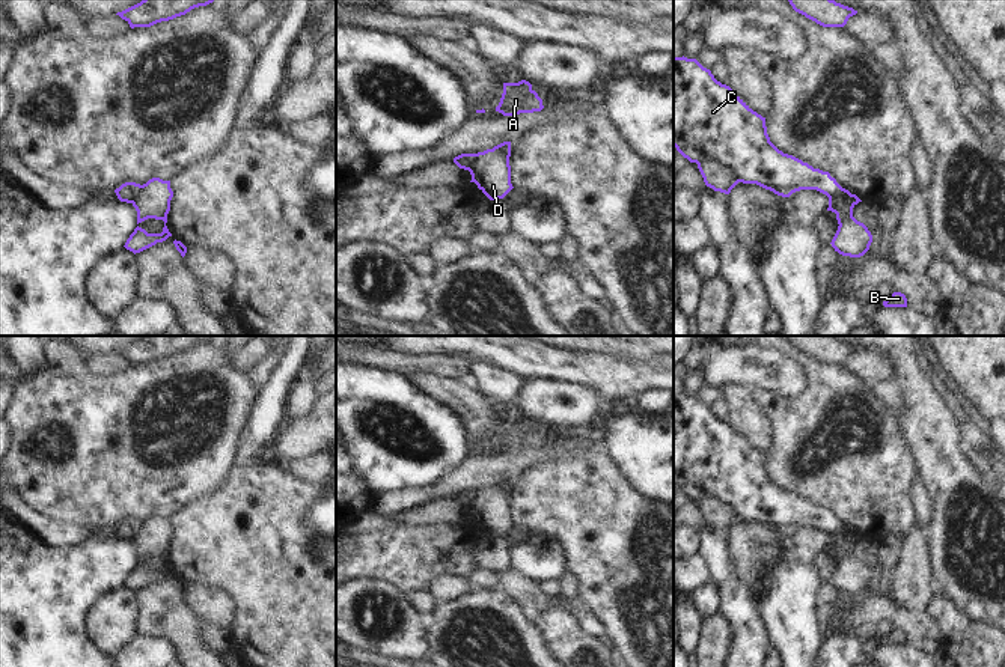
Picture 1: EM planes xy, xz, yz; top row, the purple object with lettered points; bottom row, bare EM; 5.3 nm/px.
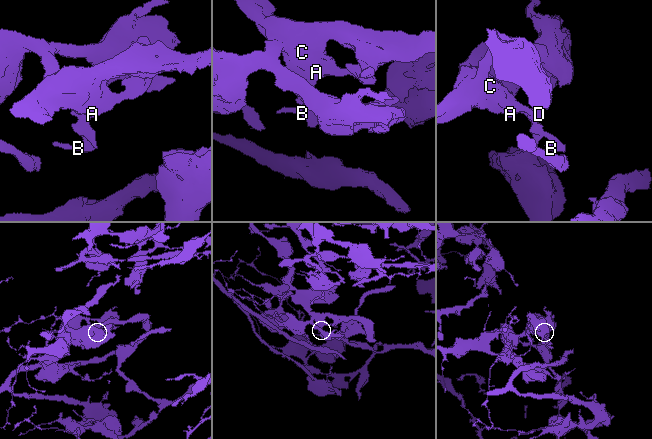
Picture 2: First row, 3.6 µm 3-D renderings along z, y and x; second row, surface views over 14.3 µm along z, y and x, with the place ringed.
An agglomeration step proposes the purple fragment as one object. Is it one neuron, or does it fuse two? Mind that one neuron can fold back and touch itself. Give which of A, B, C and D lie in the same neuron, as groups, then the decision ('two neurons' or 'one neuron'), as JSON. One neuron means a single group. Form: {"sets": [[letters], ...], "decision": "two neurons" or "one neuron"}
{"sets": [["A", "B", "D"], ["C"]], "decision": "two neurons"}

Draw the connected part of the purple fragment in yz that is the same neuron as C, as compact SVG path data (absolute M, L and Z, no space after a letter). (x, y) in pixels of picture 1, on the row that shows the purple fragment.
M684 56L674 57L674 146L690 163L722 163L737 173L740 182L756 184L782 197L800 190L817 190L833 197L842 190L829 172L779 151L770 142L765 117L753 111L729 86L717 81L696 59Z

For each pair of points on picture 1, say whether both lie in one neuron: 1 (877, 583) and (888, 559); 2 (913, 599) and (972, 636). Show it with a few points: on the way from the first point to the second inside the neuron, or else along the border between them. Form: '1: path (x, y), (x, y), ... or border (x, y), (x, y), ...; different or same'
1: path (883, 577), (888, 565); same
2: border (934, 595), (925, 612); different

